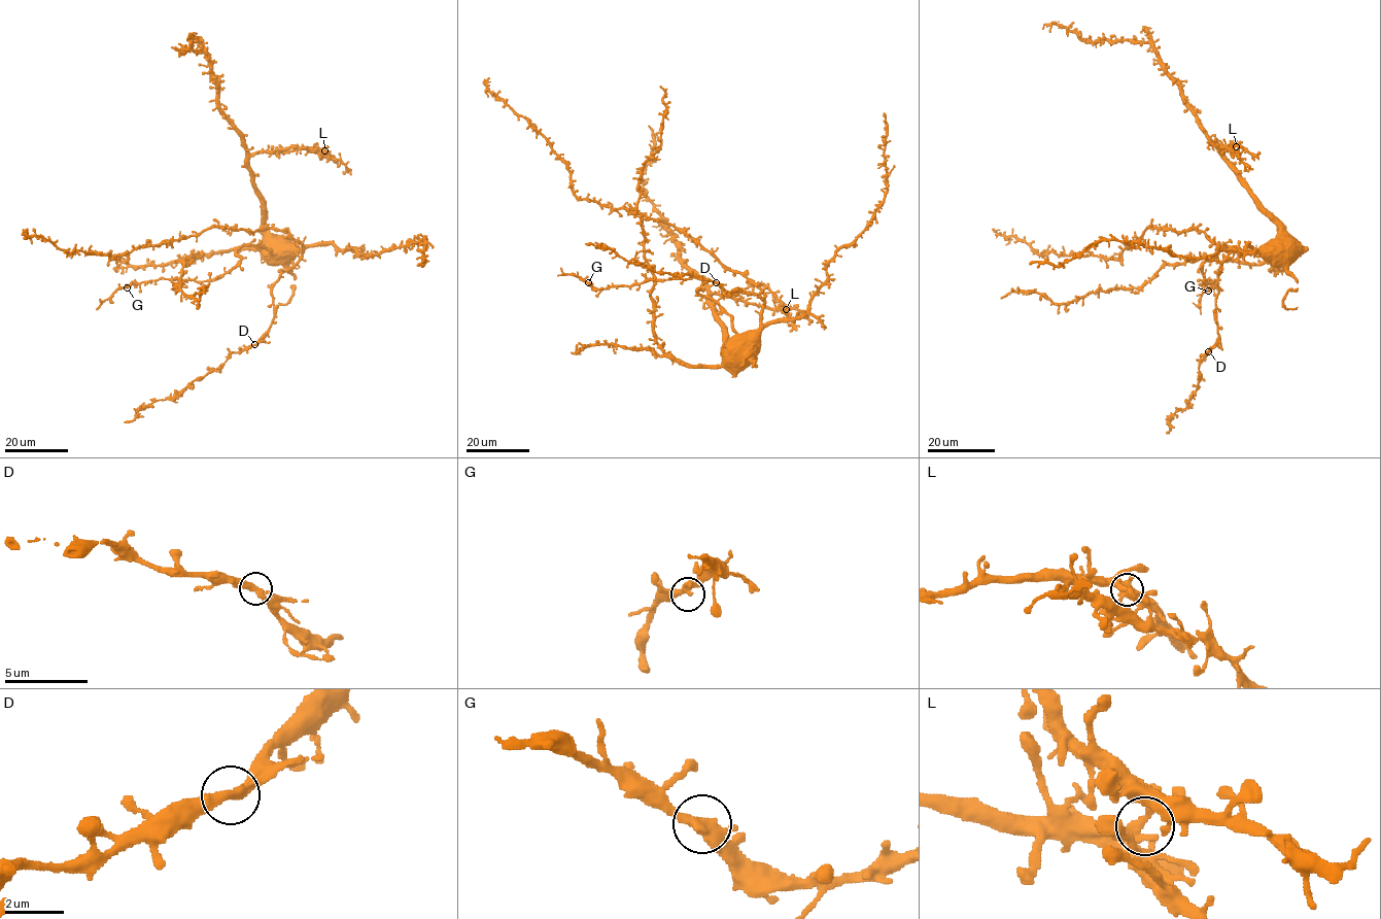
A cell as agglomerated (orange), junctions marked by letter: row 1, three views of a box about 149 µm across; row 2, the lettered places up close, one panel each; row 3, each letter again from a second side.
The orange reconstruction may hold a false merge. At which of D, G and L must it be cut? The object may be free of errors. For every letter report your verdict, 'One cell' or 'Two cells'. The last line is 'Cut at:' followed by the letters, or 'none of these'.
D: One cell
G: One cell
L: One cell
Cut at: none of these

